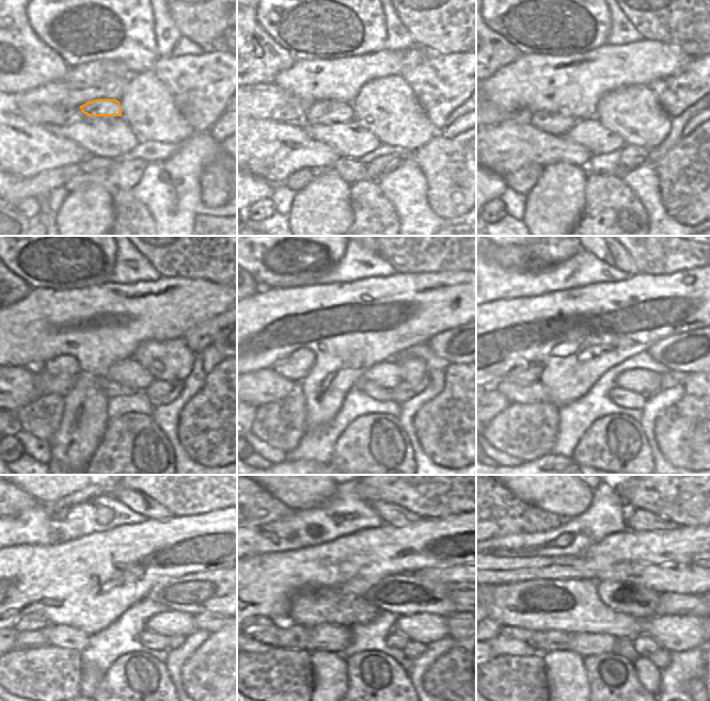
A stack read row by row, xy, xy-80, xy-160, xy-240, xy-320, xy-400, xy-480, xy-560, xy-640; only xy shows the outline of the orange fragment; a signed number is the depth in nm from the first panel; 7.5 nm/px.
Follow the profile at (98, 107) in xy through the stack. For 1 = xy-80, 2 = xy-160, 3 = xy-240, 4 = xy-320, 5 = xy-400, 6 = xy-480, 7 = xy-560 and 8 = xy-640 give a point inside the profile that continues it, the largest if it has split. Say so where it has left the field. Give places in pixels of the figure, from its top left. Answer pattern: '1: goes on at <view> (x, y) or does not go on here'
1: goes on at xy-80 (329, 112)
2: goes on at xy-160 (554, 123)
3: goes on at xy-240 (61, 364)
4: goes on at xy-320 (295, 367)
5: goes on at xy-400 (530, 371)
6: goes on at xy-480 (31, 622)
7: goes on at xy-560 (258, 622)
8: goes on at xy-640 (498, 626)

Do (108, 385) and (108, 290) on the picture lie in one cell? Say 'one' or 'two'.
two

